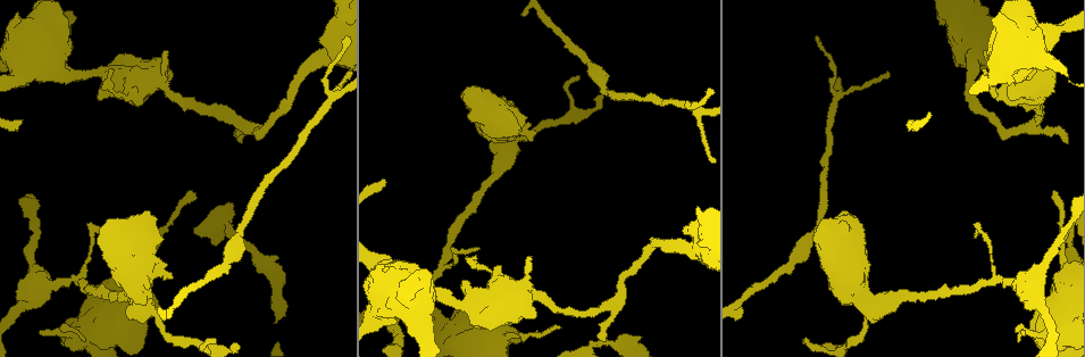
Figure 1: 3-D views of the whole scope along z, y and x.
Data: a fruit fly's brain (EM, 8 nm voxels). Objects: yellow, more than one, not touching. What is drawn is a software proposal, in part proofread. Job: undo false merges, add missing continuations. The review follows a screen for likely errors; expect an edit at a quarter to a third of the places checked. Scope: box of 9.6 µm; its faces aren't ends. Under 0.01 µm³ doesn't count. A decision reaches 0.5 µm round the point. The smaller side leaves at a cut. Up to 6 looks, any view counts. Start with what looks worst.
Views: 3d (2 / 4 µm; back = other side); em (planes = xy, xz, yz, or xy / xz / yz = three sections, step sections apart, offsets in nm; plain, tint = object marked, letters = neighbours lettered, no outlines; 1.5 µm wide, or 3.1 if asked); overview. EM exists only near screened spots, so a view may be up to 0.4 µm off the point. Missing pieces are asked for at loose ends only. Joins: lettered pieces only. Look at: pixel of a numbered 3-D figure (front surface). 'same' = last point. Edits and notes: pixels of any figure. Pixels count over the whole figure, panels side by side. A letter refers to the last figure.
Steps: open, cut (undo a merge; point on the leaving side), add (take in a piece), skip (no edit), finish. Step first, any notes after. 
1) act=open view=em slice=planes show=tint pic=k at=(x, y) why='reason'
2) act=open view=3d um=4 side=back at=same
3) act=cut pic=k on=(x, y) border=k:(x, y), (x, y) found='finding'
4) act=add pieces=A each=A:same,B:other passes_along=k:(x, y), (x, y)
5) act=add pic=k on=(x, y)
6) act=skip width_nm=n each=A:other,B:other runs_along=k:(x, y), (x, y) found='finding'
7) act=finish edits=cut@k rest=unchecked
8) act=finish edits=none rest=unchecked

act=open view=3d um=2 side=back pic=1 at=(976, 238) why='free end'

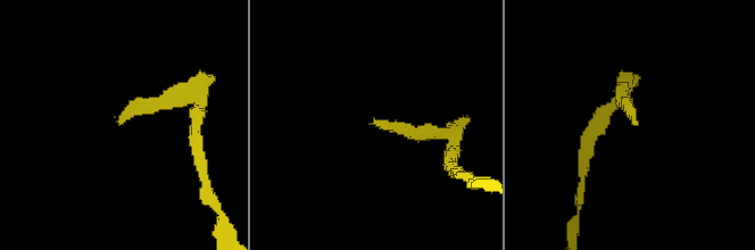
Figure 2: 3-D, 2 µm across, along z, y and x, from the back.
act=open view=em slice=xy step=4 show=tint pic=2 at=(373, 120)

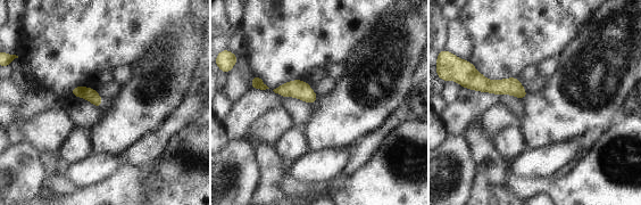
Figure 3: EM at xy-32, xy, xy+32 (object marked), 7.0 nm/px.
act=open view=em slice=xy step=4 show=letters at=same why='see the neighbours'

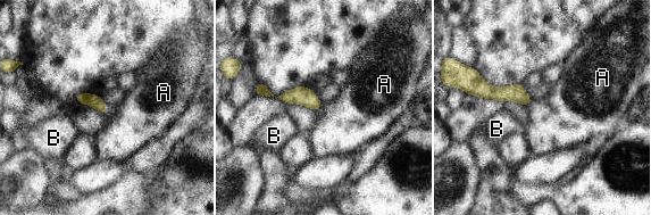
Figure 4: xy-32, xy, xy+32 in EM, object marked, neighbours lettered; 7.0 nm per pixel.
act=skip width_nm=80 each=A:other,B:other border=4:(323, 104), (315, 110) found='none of them fits'

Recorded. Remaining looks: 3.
act=open view=em slice=xz step=8 show=tint pic=1 at=(1023, 330)

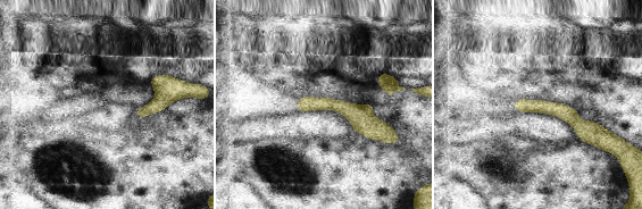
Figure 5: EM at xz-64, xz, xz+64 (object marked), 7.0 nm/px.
act=open view=em slice=planes show=letters at=same

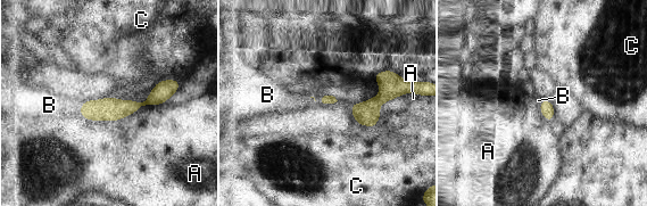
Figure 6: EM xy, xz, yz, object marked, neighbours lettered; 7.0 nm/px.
act=add pieces=B each=A:other,B:same,C:other found='the cell continues'

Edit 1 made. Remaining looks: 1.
act=finish edits=add@6 rest=unchecked

